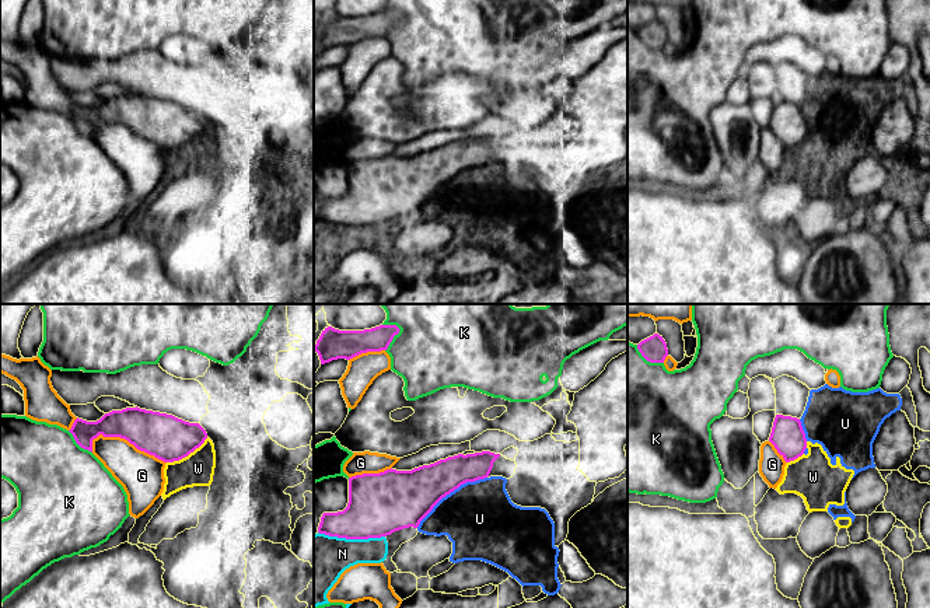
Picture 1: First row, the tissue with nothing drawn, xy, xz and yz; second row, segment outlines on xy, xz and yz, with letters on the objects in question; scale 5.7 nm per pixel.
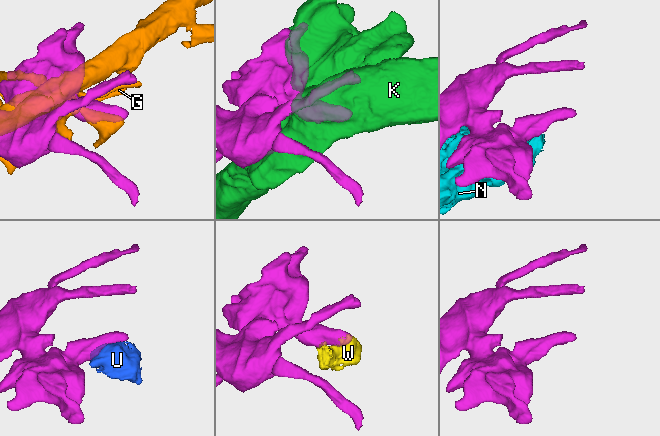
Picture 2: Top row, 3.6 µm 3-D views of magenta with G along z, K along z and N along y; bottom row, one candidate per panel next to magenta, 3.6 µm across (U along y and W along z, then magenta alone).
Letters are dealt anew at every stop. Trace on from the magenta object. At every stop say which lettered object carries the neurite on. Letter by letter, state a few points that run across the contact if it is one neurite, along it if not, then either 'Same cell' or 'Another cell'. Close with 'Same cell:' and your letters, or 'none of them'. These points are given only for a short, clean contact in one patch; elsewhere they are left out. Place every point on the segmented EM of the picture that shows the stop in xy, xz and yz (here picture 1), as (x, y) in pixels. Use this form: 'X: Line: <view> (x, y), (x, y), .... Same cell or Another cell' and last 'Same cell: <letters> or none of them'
G: Another cell
K: Another cell
N: Another cell
U: Another cell
W: Line: xy (207, 437), (186, 456), (167, 463). Another cell
Same cell: none of them

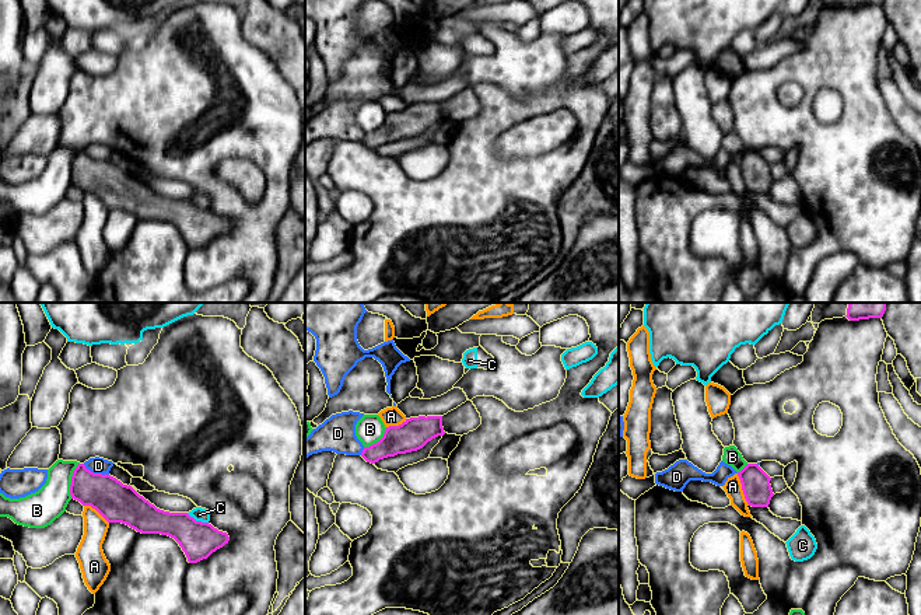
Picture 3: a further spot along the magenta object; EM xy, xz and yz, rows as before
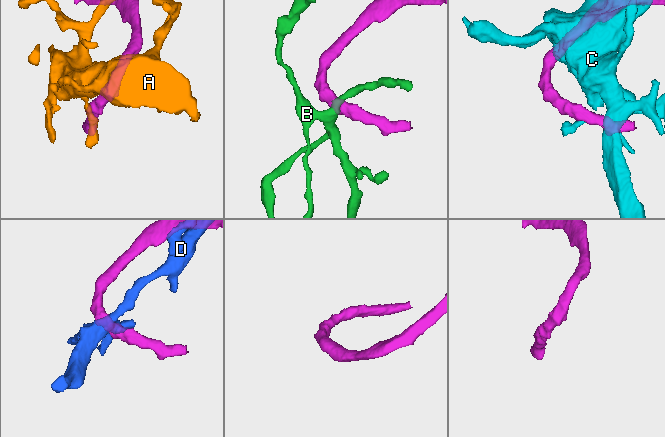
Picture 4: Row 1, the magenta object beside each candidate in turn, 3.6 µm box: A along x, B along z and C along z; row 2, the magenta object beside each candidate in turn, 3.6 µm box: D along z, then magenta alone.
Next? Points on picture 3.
A: Line: yz (736, 474), (743, 498), (749, 505). Another cell
B: Line: xy (79, 463), (72, 477), (70, 498). Another cell
C: Another cell
D: Another cell
Same cell: none of them

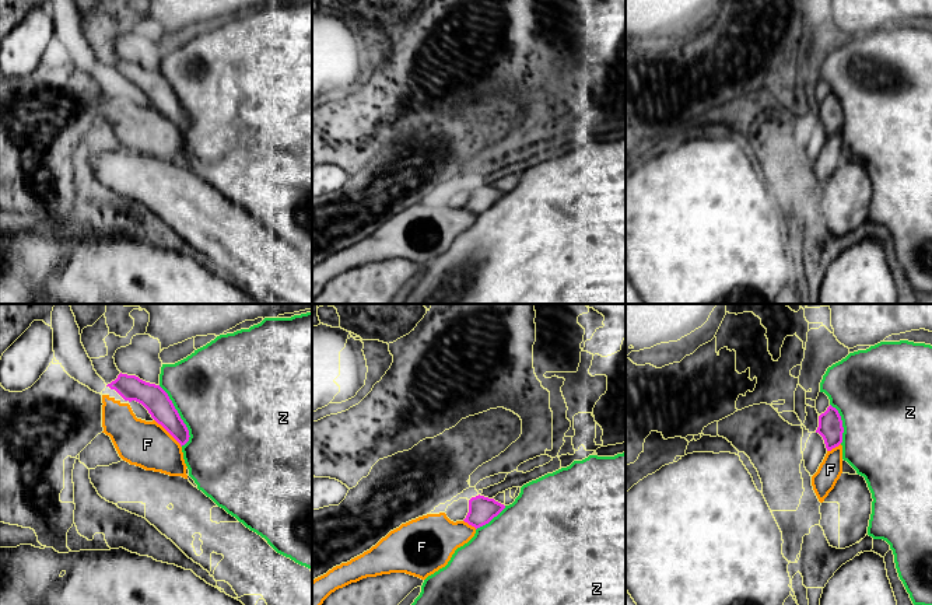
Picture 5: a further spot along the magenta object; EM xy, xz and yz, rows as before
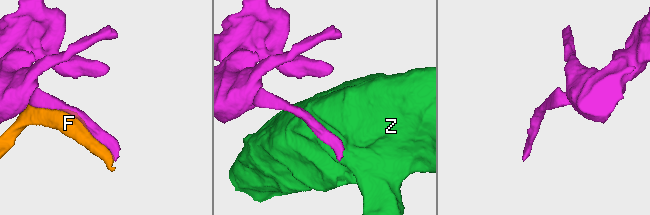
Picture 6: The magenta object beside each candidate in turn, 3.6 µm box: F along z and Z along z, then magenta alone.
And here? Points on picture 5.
F: Same cell
Z: Another cell
Same cell: F

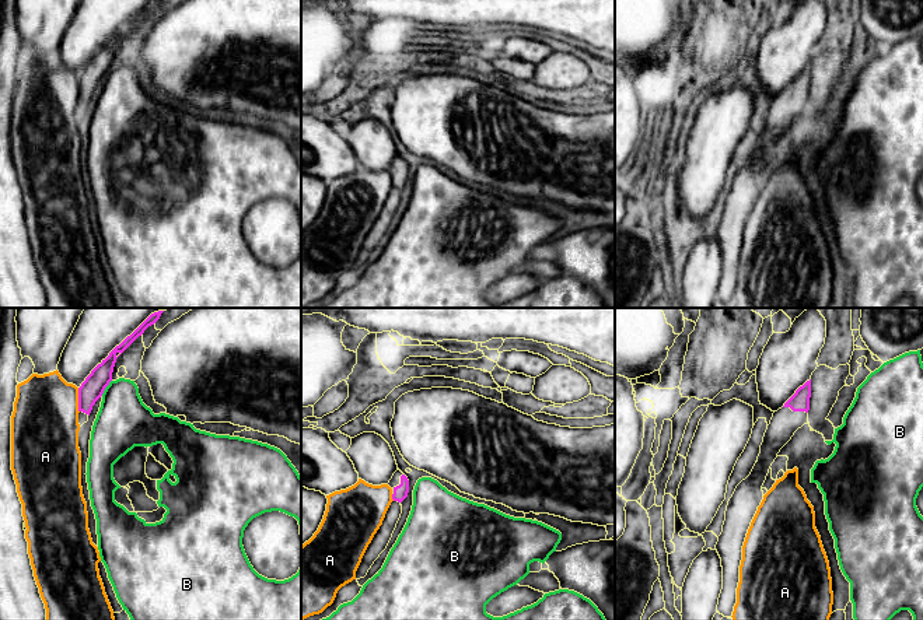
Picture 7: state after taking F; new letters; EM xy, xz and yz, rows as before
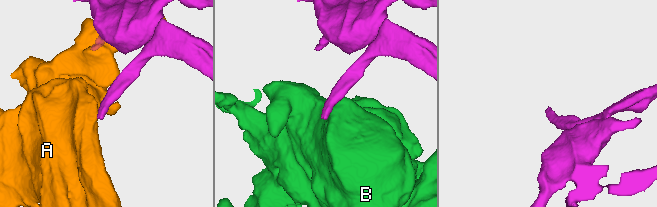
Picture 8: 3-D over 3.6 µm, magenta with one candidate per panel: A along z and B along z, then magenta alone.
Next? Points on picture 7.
A: Another cell
B: Line: xy (111, 379), (101, 395). Another cell
Same cell: none of them

